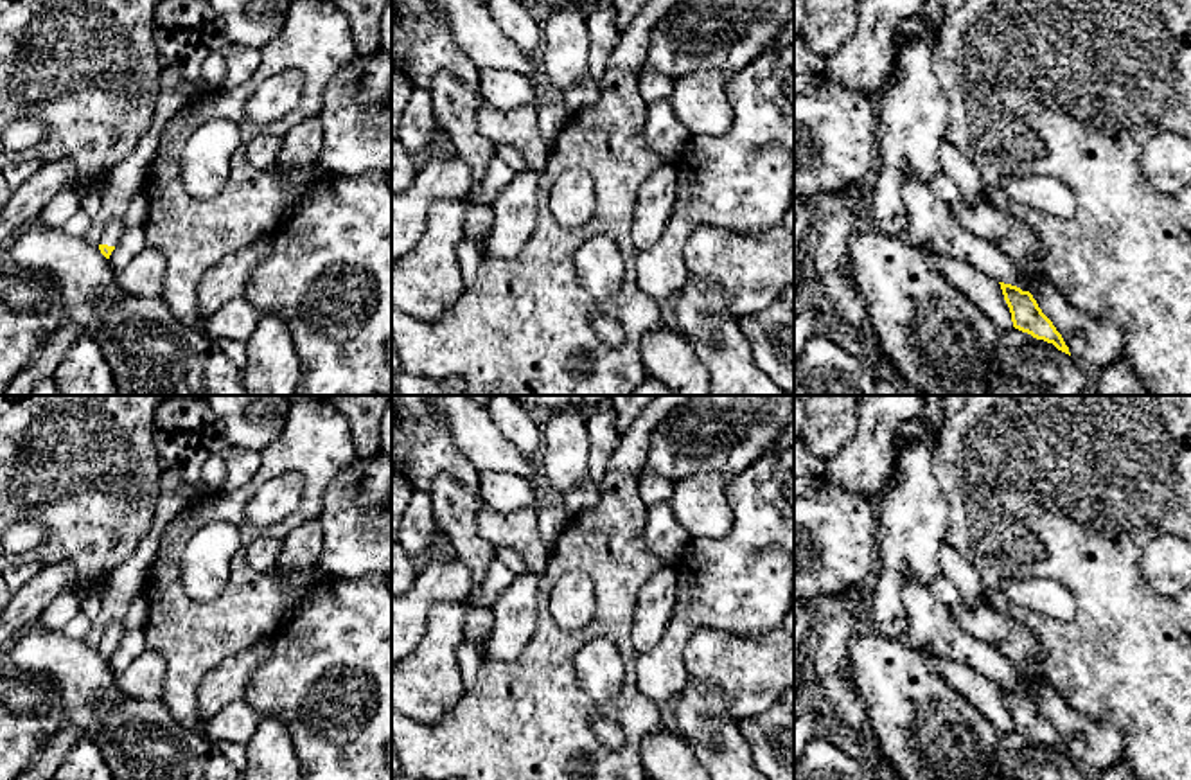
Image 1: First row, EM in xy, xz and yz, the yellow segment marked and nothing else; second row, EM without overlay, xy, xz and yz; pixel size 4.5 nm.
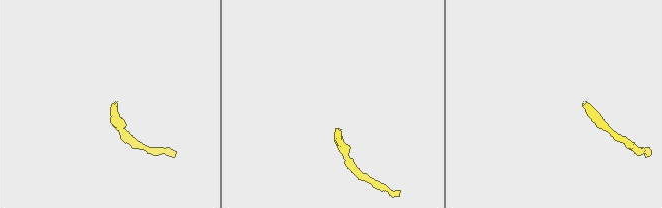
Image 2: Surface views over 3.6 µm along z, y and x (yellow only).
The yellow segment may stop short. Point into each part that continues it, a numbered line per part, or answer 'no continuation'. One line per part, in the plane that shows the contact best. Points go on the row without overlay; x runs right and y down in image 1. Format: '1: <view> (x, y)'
1: xy (114, 633)

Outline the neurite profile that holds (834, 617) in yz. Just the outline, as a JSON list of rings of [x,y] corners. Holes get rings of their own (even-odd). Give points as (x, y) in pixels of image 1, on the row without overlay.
[[[862,582],[837,595],[798,598],[810,607],[812,629],[816,633],[816,642],[805,649],[805,669],[821,683],[825,701],[834,708],[837,721],[859,735],[866,755],[887,764],[868,722],[864,701],[853,687],[848,667],[848,645],[857,634],[857,609],[864,595]]]

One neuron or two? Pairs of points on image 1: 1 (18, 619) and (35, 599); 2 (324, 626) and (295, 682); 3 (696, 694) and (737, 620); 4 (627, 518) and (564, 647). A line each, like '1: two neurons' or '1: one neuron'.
1: one neuron
2: one neuron
3: two neurons
4: one neuron

